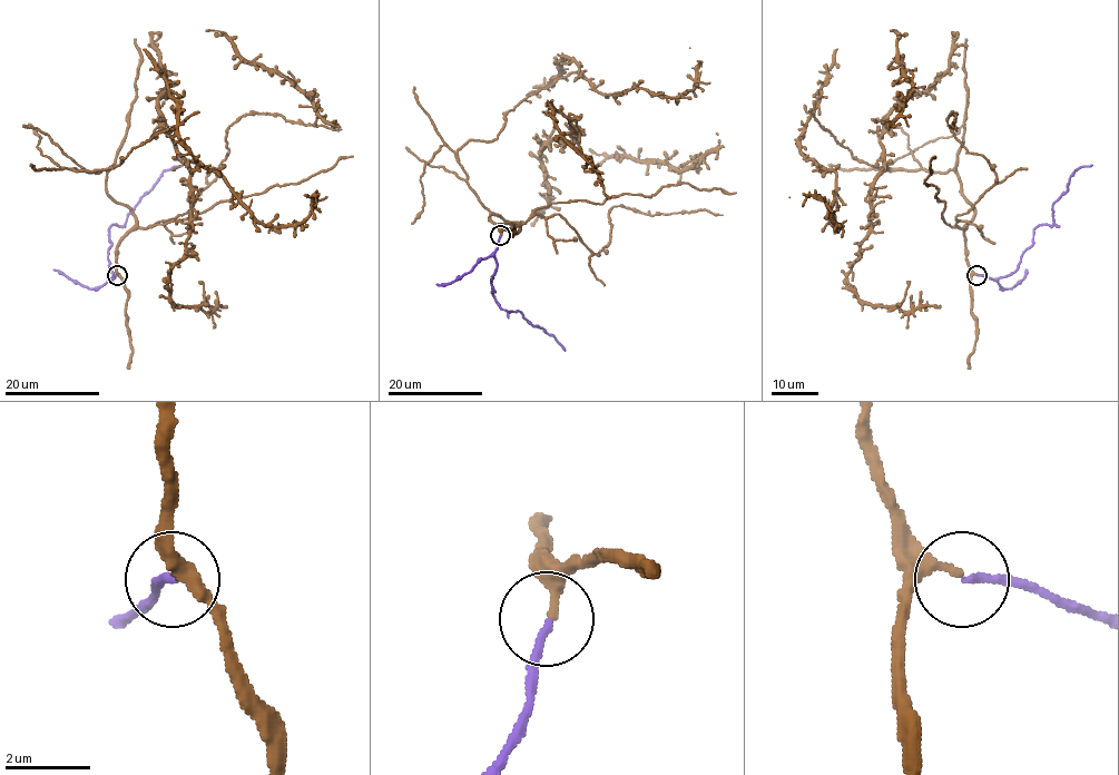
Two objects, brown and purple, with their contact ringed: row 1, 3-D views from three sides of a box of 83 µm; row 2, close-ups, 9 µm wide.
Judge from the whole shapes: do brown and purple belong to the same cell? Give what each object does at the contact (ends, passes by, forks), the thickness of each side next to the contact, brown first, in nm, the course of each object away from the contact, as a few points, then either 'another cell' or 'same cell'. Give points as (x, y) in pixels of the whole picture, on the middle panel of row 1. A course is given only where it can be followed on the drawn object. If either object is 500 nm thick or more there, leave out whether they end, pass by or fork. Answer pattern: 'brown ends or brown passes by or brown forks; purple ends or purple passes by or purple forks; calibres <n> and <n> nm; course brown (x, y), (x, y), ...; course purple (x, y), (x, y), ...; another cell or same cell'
brown ends; purple ends; calibres 280 and 170 nm; course brown (500, 236), (519, 229), (492, 215), (532, 224), (548, 205), (543, 146), (575, 129), (552, 106), (610, 198); course purple (500, 236), (491, 281), (496, 302), (507, 312), (518, 311), (565, 351); same cell

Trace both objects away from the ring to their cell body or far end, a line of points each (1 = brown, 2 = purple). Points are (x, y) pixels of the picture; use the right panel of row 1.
1: (978, 274), (956, 168), (959, 45), (887, 117), (870, 234), (847, 274), (874, 305), (940, 306)
2: (978, 275), (1011, 274), (1033, 244), (1033, 231), (1053, 225), (1052, 206), (1067, 190), (1072, 174), (1092, 164)

